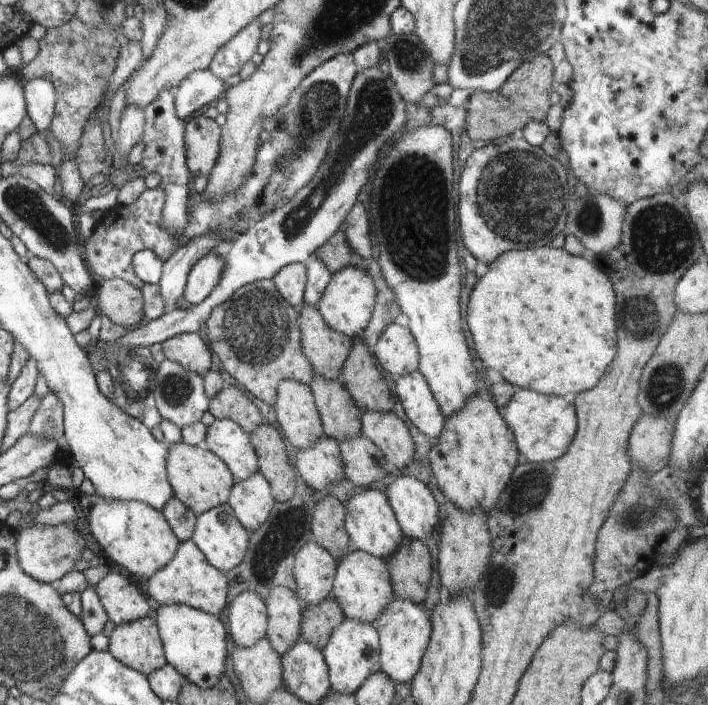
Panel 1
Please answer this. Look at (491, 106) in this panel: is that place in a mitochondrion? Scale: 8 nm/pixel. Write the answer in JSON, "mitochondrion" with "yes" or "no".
{"mitochondrion":"no"}

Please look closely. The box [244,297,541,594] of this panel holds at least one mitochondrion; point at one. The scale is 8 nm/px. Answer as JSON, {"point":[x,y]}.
{"point":[285,531]}

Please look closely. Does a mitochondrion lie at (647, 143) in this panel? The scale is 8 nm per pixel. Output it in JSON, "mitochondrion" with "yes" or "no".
{"mitochondrion":"no"}

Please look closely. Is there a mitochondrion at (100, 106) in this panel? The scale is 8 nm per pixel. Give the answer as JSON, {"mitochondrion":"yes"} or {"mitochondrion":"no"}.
{"mitochondrion":"no"}

